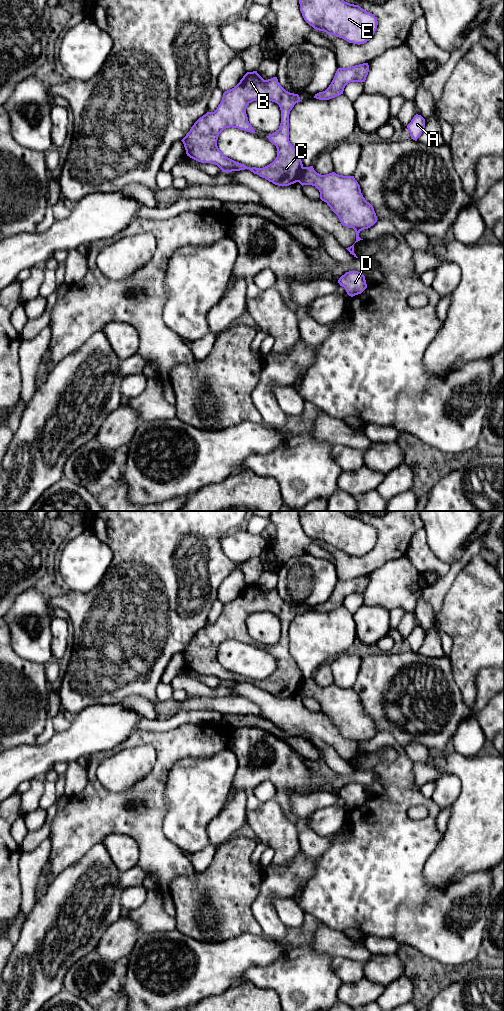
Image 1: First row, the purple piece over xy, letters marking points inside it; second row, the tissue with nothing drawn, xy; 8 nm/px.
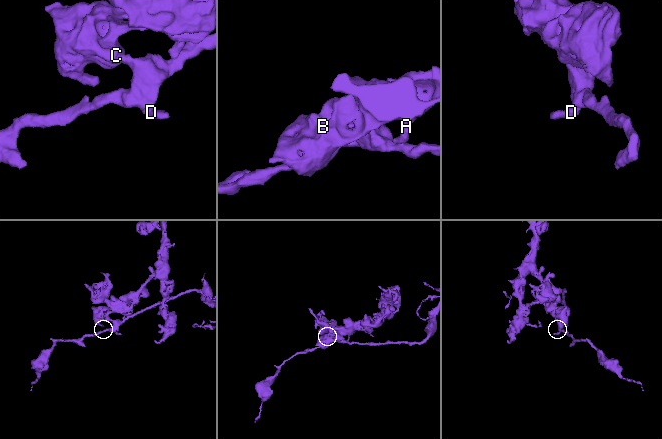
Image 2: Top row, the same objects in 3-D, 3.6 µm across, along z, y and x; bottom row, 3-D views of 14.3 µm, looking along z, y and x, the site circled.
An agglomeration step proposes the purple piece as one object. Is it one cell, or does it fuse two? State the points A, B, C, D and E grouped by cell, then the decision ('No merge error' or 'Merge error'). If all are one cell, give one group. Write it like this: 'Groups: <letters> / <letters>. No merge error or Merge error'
Groups: A B C E / D. Merge error

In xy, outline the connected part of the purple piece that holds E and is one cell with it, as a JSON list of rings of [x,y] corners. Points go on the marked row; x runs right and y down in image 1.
[[[299,0],[299,4],[310,26],[349,43],[364,44],[377,29],[375,15],[344,0]]]

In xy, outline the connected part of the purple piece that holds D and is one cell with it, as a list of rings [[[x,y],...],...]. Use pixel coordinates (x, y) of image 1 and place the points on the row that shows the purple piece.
[[[358,271],[346,272],[339,278],[338,283],[351,297],[361,294],[367,288],[365,276]]]

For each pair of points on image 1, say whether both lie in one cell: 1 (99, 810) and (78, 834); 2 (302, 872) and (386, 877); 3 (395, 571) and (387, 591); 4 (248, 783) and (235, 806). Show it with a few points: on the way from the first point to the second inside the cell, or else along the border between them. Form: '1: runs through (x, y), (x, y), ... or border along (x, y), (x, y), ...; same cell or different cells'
1: runs through (93, 816), (81, 828); same cell
2: border along (320, 858), (315, 872), (305, 886); different cells
3: runs through (395, 576), (391, 586); same cell
4: border along (247, 791), (238, 790), (227, 800); different cells

